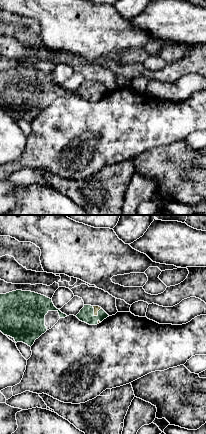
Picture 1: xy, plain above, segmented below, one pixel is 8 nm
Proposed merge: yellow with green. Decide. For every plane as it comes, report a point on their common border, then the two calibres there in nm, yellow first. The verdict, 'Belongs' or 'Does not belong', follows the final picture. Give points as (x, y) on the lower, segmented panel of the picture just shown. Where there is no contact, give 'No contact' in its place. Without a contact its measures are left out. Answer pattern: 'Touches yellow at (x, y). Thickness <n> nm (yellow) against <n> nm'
Touches yellow at (94, 312). Thickness 50 nm (yellow) against 120 nm

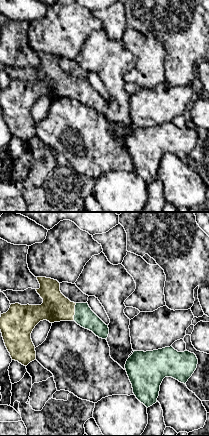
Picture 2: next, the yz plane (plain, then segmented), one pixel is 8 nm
Touches yellow at (74, 311). Thickness 220 nm (yellow) against 160 nm

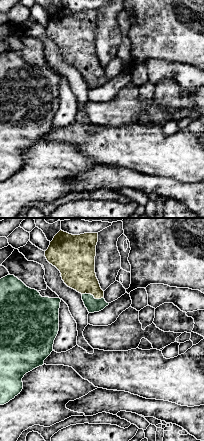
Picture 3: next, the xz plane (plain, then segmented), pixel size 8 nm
Touches yellow at (93, 295). Thickness 280 nm (yellow) against 110 nm

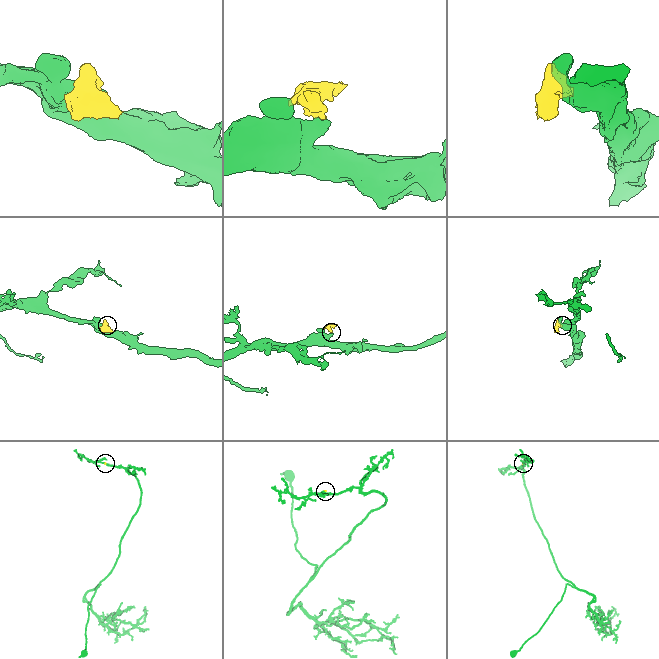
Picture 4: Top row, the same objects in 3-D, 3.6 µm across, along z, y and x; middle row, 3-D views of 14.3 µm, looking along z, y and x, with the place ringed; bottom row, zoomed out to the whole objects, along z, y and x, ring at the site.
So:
Belongs

